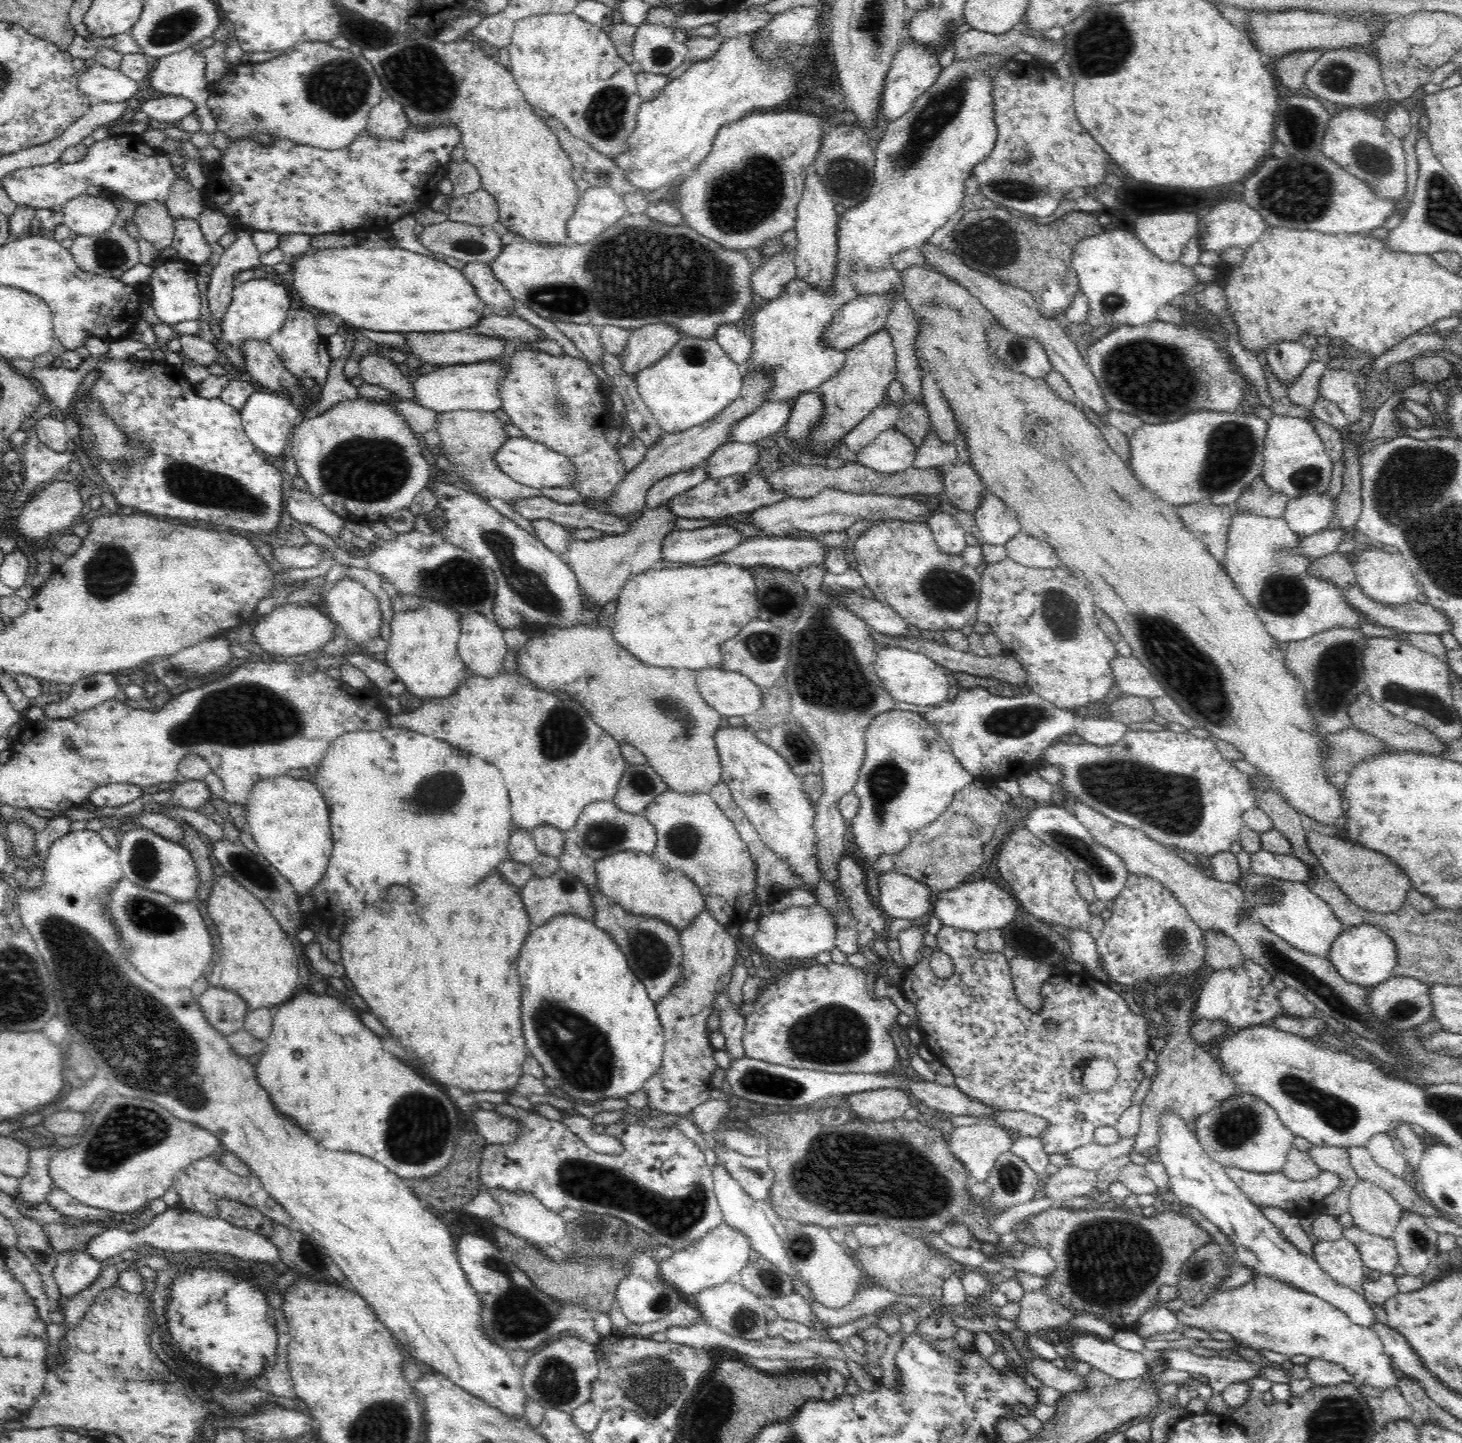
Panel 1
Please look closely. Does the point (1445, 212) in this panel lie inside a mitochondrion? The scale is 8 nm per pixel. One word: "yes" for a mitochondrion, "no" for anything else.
yes

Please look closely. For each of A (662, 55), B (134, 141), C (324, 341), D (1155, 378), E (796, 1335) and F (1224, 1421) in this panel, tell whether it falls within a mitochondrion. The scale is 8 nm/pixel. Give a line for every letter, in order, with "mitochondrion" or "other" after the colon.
A: mitochondrion
B: other
C: other
D: mitochondrion
E: other
F: other

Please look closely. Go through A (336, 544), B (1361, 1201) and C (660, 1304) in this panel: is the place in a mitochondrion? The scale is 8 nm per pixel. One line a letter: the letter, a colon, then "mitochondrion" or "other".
A: other
B: other
C: mitochondrion

